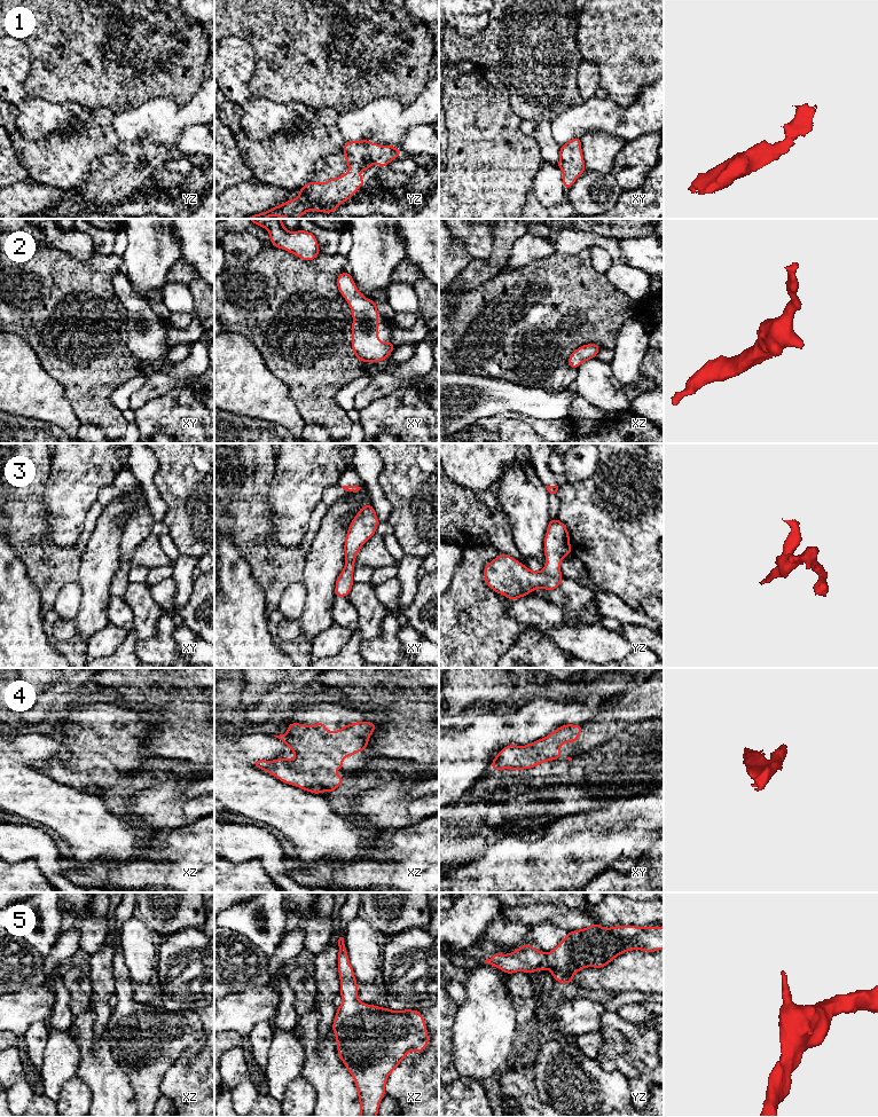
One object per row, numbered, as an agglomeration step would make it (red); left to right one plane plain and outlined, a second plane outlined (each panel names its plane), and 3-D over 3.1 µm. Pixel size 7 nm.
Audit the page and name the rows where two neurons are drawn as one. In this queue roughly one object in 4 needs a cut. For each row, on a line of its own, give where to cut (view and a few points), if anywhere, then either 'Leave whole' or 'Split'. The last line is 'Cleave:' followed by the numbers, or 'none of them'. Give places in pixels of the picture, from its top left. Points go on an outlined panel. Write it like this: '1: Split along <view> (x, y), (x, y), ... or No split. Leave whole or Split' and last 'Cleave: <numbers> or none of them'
1: No split. Leave whole
2: No split. Leave whole
3: No split. Leave whole
4: No split. Leave whole
5: No split. Leave whole
Cleave: none of them

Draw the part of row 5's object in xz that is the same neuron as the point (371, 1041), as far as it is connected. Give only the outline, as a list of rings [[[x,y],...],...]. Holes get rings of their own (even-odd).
[[[343,937],[338,939],[337,957],[340,978],[342,1005],[332,1023],[339,1059],[353,1076],[360,1102],[359,1117],[377,1117],[379,1103],[385,1096],[385,1084],[391,1072],[410,1051],[423,1052],[429,1045],[425,1021],[420,1010],[391,1010],[367,1005],[358,999],[358,983]]]

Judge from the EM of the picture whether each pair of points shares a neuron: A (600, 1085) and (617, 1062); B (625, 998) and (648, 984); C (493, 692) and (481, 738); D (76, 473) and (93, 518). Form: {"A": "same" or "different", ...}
{"A": "different", "B": "different", "C": "different", "D": "different"}

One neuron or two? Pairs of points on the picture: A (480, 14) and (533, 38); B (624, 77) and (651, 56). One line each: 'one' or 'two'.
A: two
B: one

